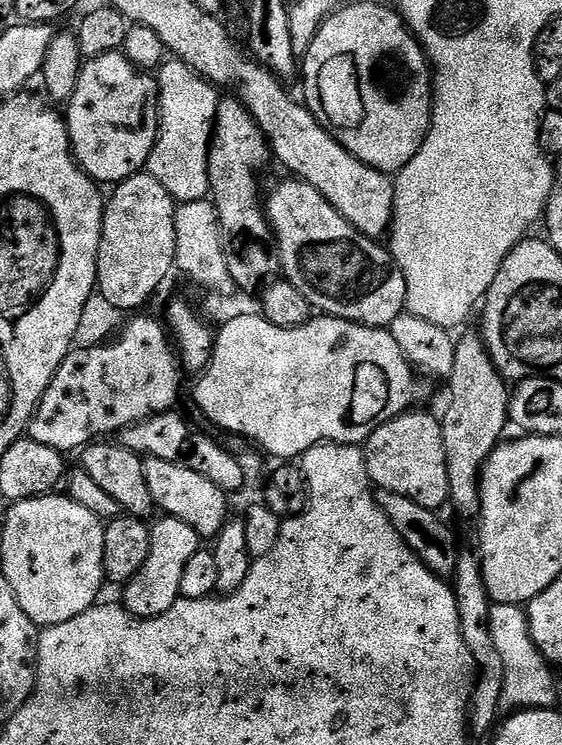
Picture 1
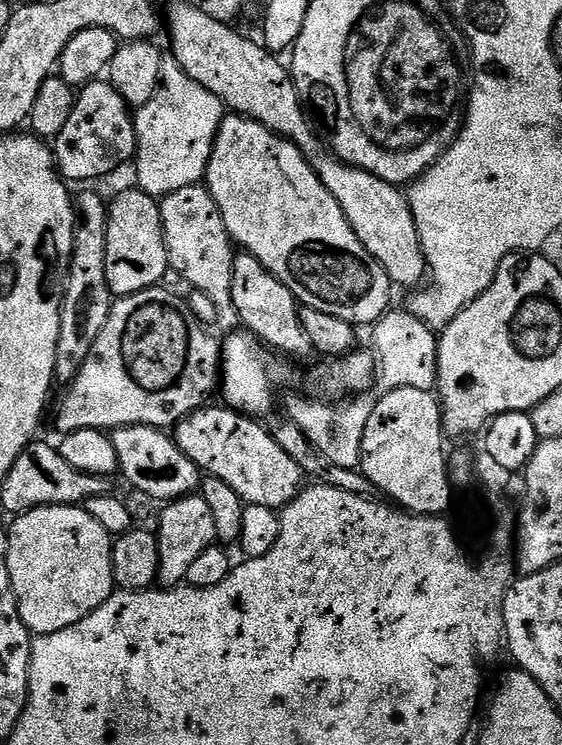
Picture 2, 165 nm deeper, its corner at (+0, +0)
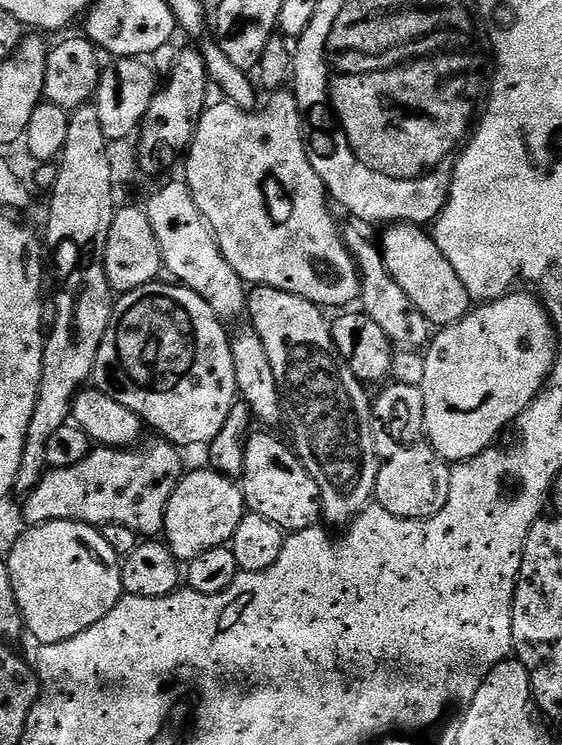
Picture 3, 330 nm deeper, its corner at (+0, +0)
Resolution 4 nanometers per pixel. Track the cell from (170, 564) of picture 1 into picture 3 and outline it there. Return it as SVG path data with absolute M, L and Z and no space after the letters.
M201 466L197 472L185 471L176 483L164 515L162 536L176 559L187 562L198 558L198 554L206 554L206 550L225 547L234 530L238 530L238 522L242 522L245 511L243 487L233 477Z

